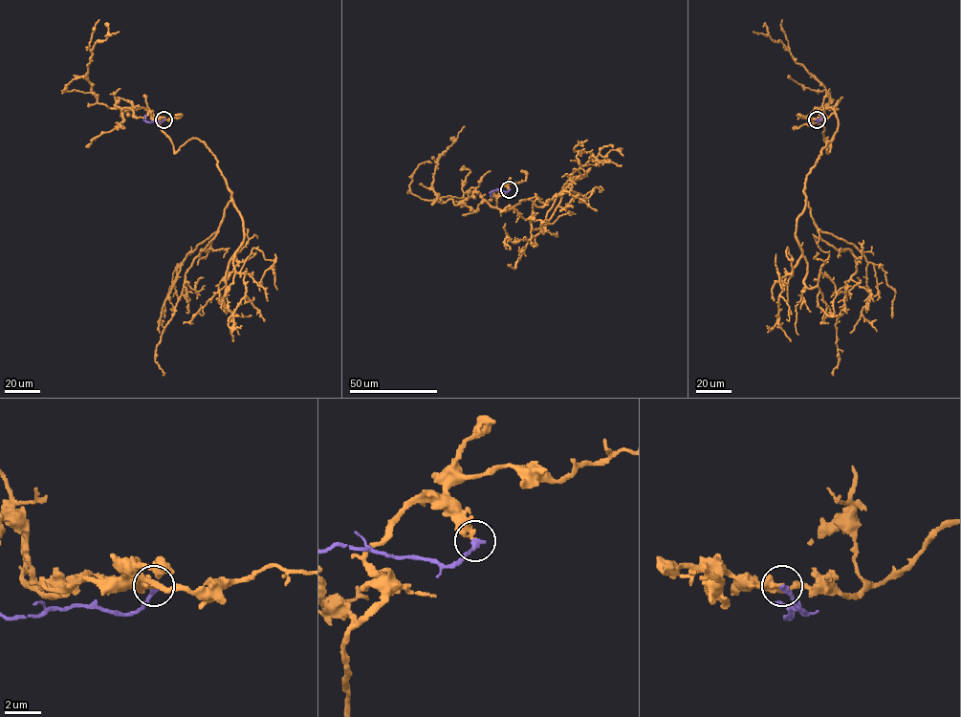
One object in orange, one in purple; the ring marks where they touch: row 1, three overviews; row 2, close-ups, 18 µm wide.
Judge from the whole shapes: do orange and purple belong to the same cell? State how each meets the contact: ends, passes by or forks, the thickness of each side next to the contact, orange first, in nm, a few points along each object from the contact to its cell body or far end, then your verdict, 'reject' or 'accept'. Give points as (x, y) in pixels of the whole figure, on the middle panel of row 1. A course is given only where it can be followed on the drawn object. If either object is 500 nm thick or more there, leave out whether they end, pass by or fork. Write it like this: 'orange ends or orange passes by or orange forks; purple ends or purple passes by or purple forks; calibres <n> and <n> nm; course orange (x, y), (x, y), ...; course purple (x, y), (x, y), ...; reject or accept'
orange ends; purple ends; calibres 360 and 340 nm; course orange (509, 189), (498, 208), (544, 206), (577, 178), (542, 228), (500, 212), (509, 206); course purple (509, 189), (507, 192), (492, 190), (491, 196); reject

